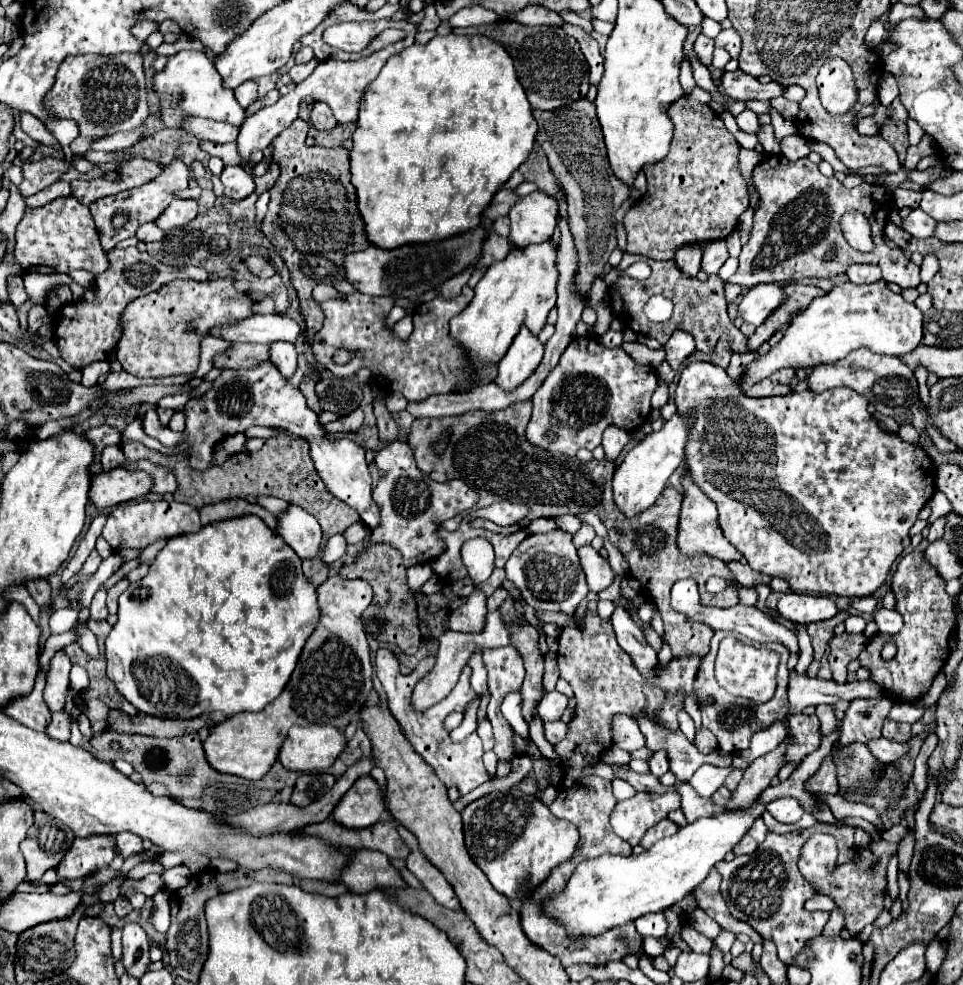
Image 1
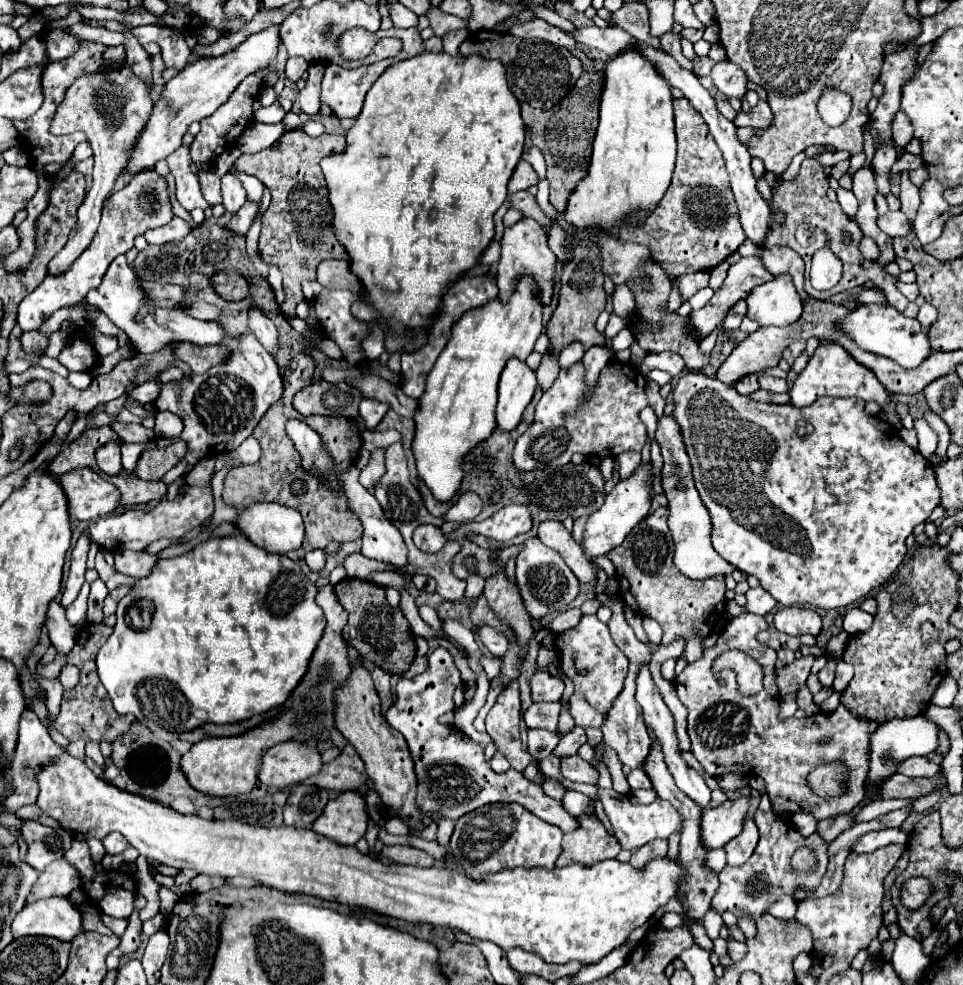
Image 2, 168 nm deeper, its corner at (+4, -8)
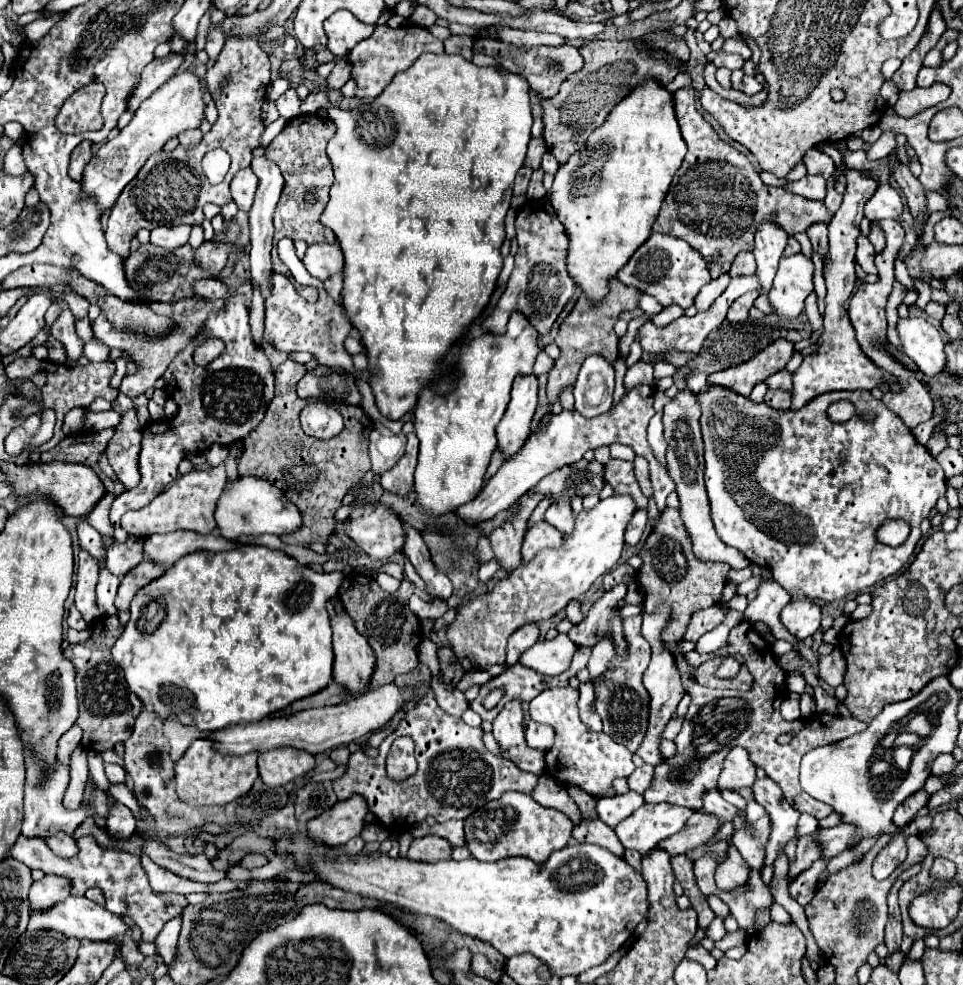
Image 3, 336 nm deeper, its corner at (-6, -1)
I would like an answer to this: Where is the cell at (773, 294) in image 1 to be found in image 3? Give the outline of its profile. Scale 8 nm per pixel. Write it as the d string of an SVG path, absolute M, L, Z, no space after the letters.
M804 254L782 258L772 288L768 292L770 306L778 316L796 318L804 312L804 300L814 290L814 264Z

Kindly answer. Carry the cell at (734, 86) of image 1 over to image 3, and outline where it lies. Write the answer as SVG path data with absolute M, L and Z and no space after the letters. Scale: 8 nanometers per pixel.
M718 52L716 58L712 60L718 68L720 66L726 66L730 70L740 70L744 66L744 60L738 56L738 54L724 54L724 52Z

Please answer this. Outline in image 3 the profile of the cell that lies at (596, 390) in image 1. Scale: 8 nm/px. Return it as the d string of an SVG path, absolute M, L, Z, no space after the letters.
M640 384L640 386L626 390L622 400L618 404L614 404L610 412L604 412L602 416L584 418L576 410L564 410L564 408L560 414L550 414L548 424L542 430L534 432L530 436L530 440L526 440L526 444L522 446L522 452L518 452L518 456L514 456L514 460L506 460L502 464L502 468L494 474L494 478L488 480L488 484L484 486L480 496L470 504L460 506L456 510L456 514L462 520L466 520L468 524L490 520L500 510L506 510L510 504L514 504L526 490L530 490L534 484L538 484L546 474L550 474L562 466L568 466L572 462L578 462L586 450L594 450L598 446L610 446L614 442L632 446L636 456L644 456L648 460L650 480L652 480L652 488L654 488L654 500L656 500L658 510L662 512L666 508L668 494L674 490L674 482L668 476L666 468L662 468L656 462L652 448L646 440L646 428L648 428L650 418L654 416L652 404L654 404L654 388Z

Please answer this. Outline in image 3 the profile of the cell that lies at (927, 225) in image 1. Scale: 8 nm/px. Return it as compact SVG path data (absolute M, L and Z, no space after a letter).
M880 184L874 196L866 202L864 216L868 220L882 220L882 218L892 218L892 220L902 220L904 214L904 204L900 194L890 186L890 184Z

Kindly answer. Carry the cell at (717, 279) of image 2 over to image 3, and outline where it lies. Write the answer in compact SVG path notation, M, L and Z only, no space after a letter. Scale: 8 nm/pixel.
M726 272L724 276L718 276L718 280L712 280L710 284L706 284L706 286L700 290L700 294L696 296L694 306L696 306L700 312L702 312L702 310L708 310L710 304L726 290L728 282L730 282L730 274Z

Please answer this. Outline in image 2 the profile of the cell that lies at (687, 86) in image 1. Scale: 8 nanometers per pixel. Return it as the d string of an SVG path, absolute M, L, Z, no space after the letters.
M626 3L622 9L618 9L614 13L614 23L628 31L630 35L636 35L636 39L644 39L644 43L652 43L652 47L660 49L660 41L654 39L650 35L650 29L648 29L648 7L646 3Z

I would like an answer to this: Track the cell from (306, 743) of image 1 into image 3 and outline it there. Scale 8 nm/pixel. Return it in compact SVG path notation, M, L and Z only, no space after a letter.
M282 746L258 756L258 770L260 778L266 786L284 786L292 782L296 776L304 776L314 768L316 760L310 752Z

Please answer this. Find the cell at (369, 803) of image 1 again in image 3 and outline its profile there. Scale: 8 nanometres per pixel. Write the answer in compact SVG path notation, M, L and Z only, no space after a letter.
M362 796L340 800L338 804L334 804L334 808L308 822L308 834L326 842L328 846L344 846L350 838L362 832L362 828L366 826L366 814L368 808Z

